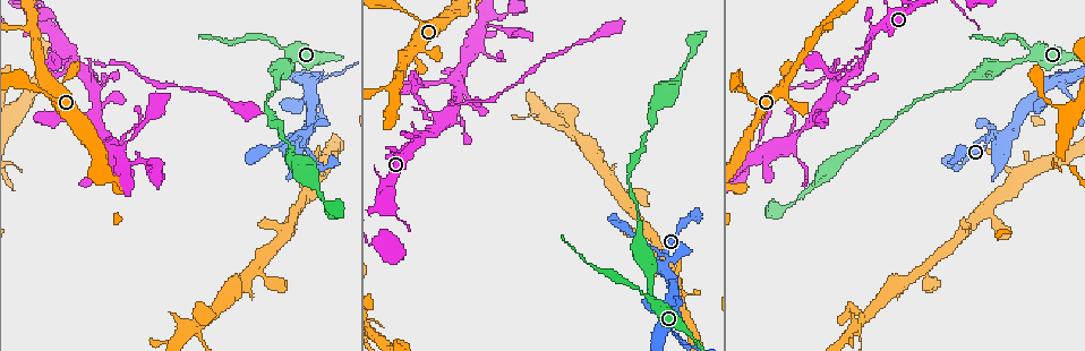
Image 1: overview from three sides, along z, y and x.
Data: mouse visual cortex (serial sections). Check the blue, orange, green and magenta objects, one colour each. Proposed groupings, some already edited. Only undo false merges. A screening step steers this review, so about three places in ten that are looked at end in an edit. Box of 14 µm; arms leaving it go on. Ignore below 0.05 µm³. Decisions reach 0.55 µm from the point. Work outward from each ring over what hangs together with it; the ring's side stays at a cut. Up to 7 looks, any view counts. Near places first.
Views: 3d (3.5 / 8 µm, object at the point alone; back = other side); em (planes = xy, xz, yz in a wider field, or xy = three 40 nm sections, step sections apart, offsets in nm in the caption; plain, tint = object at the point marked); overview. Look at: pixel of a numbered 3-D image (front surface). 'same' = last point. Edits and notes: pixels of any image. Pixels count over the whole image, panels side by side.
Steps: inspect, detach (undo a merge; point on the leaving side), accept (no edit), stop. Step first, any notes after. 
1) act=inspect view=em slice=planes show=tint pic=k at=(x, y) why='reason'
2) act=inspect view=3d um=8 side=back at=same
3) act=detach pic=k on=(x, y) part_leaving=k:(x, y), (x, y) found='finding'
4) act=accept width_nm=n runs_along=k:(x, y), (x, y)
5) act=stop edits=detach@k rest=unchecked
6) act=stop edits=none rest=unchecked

act=inspect view=em slice=xy step=5 show=tint pic=1 at=(642, 291)

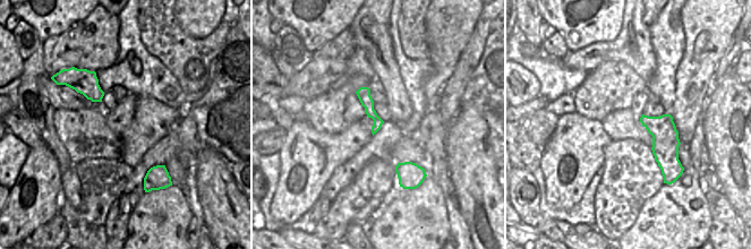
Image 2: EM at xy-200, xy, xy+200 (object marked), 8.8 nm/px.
act=inspect view=3d um=3.5 at=same why='wider look'

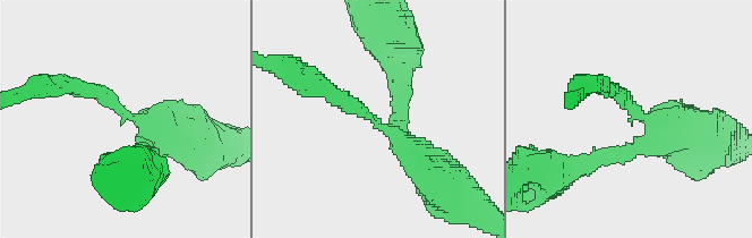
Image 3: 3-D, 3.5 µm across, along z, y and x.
act=accept arm_widths_nm=250,350 runs_along=2:(363, 89), (376, 119), (374, 129) found='one cell here'

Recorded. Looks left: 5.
act=inspect view=3d um=8 pic=1 at=(94, 63) why='sharp bend'

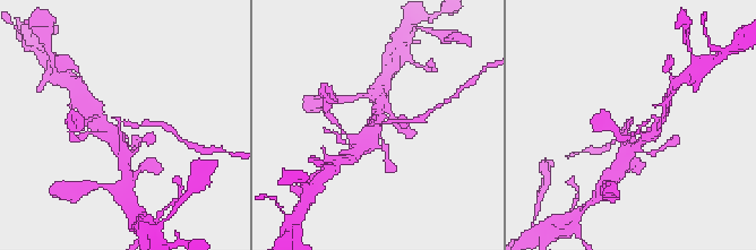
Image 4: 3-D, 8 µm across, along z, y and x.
act=inspect view=em slice=xy step=2 show=tint pic=4 at=(629, 124) arm_widths_nm=150,150

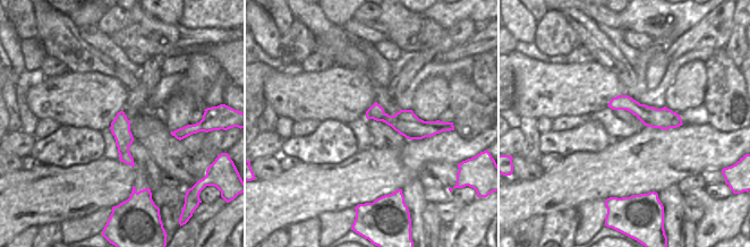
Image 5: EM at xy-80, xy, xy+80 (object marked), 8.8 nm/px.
act=detach pic=4 on=(146, 122) found='two cells meet here'

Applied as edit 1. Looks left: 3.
act=inspect view=overview why='redraw'

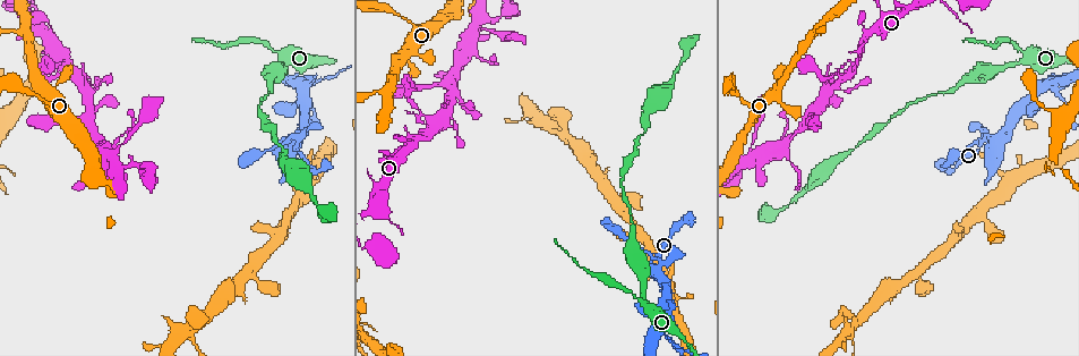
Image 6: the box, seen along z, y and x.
act=inspect view=3d um=8 pic=6 at=(407, 62)

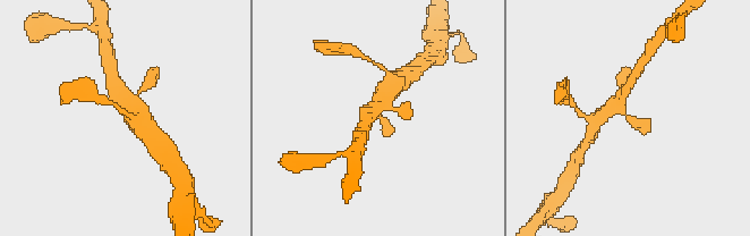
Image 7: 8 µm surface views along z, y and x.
act=inspect view=em slice=planes show=tint pic=7 at=(381, 119) why='need the tissue'

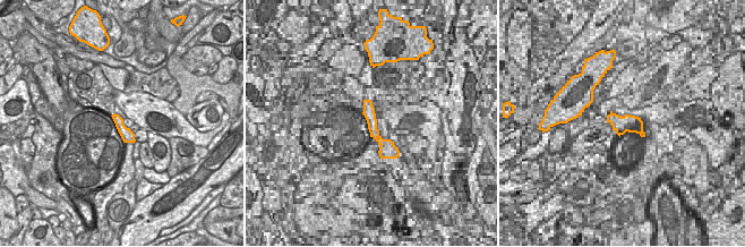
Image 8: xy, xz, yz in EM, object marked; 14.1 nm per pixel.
act=accept runs_along=7:(610, 107), (642, 124), (645, 134) found='one cell here'

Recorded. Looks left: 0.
act=stop edits=detach@4 rest=unchecked

